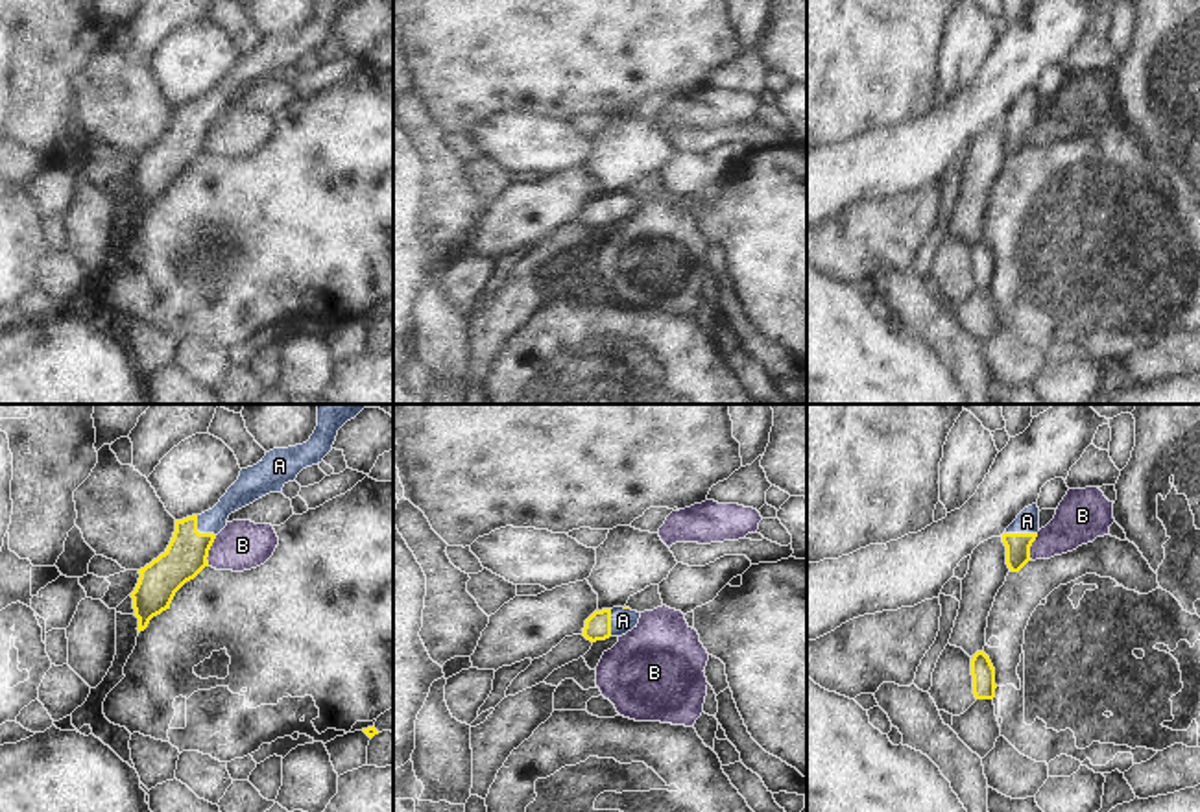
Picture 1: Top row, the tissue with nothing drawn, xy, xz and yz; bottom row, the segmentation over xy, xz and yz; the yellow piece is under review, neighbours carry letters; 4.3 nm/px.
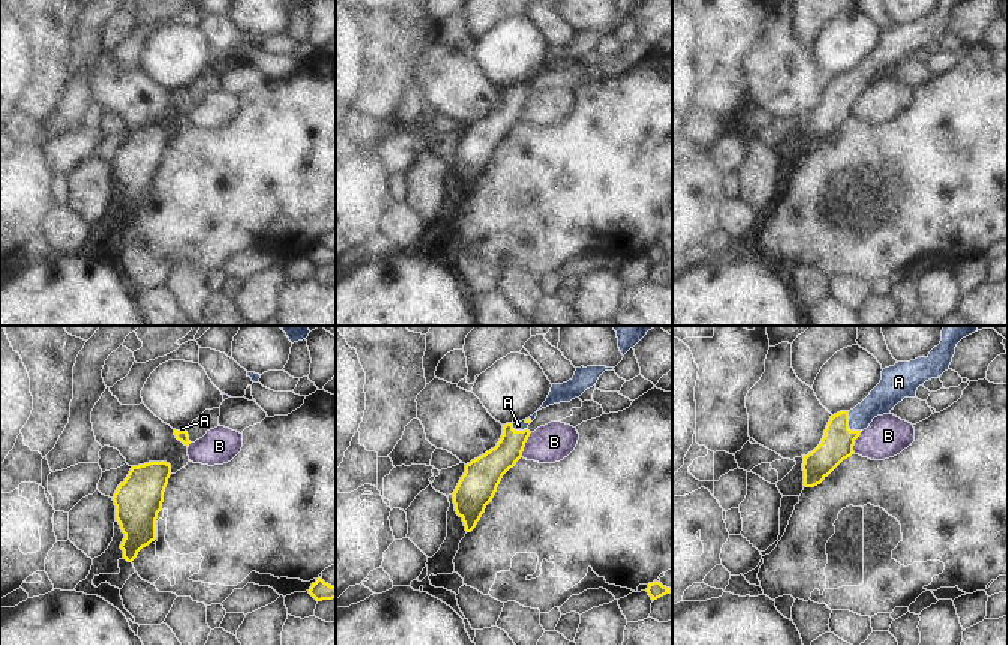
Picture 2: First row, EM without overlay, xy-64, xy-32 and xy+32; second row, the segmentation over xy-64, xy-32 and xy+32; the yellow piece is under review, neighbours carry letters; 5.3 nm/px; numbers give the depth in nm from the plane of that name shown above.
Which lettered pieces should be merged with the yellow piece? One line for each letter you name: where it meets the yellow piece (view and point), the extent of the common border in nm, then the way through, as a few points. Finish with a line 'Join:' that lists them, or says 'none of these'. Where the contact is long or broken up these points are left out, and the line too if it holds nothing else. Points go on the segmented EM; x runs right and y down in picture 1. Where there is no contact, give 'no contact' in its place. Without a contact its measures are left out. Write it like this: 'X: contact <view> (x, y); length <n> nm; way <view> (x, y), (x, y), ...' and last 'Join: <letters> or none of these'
A: contact xy (198, 532); length 130 nm; way xy (185, 558), (198, 532), (240, 493)
Join: A

